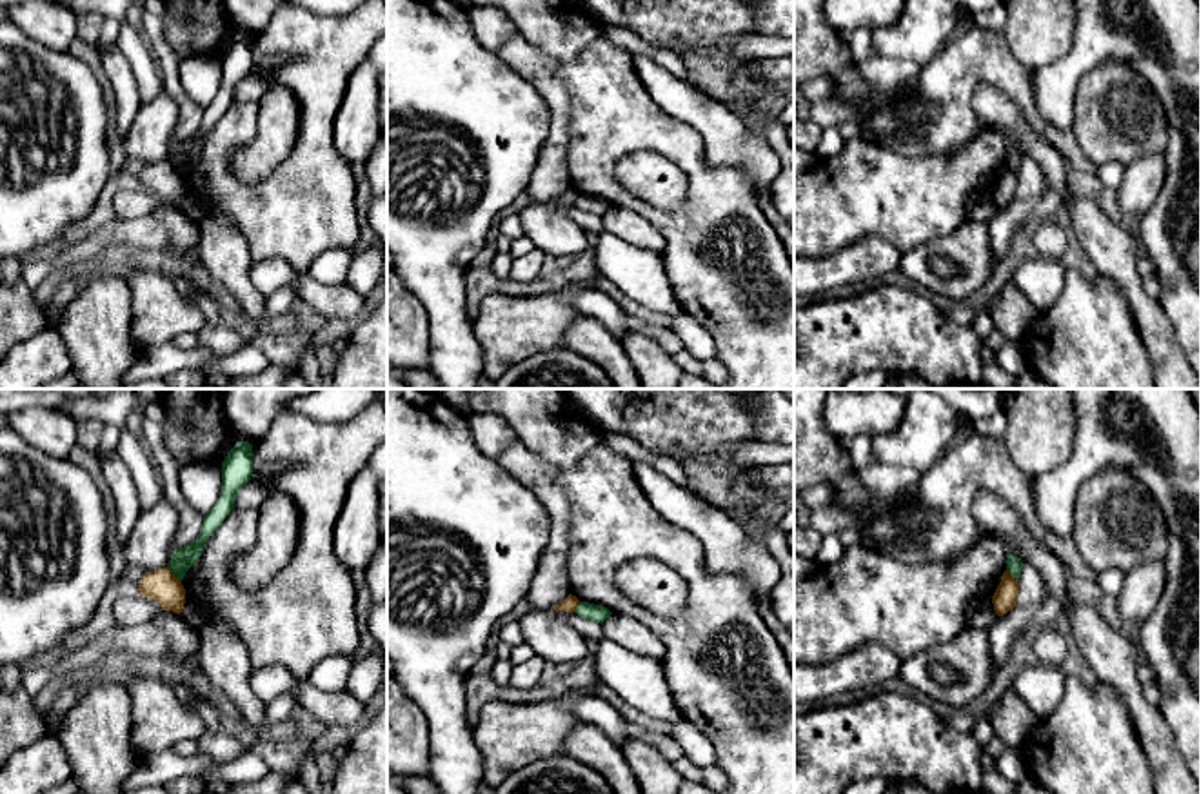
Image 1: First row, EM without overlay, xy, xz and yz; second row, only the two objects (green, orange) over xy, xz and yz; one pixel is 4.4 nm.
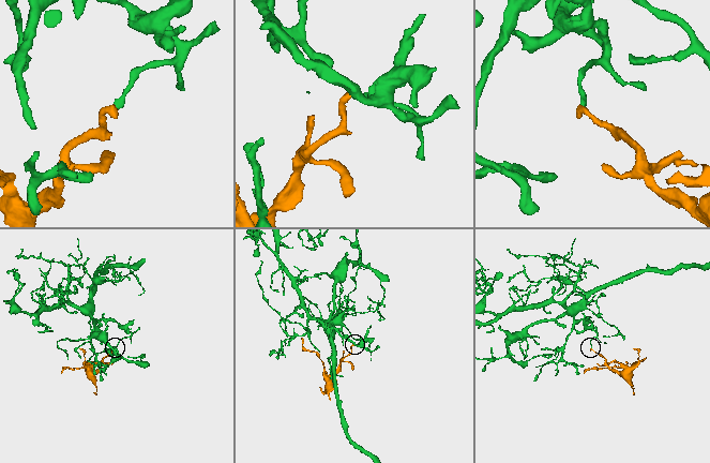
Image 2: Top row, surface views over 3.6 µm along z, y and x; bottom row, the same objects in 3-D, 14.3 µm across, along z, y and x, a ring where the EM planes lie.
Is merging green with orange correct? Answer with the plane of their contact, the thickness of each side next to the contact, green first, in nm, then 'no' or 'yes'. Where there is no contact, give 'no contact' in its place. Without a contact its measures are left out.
contact in xy; calibres 110 and 150 nm; no

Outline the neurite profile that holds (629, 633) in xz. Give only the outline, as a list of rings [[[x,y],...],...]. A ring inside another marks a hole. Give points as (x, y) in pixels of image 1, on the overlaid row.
[[[616,612],[603,621],[603,638],[658,661],[661,661],[667,652],[661,640],[645,623]]]

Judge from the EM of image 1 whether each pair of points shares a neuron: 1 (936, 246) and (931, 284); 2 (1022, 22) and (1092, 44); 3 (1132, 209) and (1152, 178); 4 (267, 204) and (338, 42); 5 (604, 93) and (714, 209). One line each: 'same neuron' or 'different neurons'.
1: same neuron
2: different neurons
3: same neuron
4: same neuron
5: same neuron

